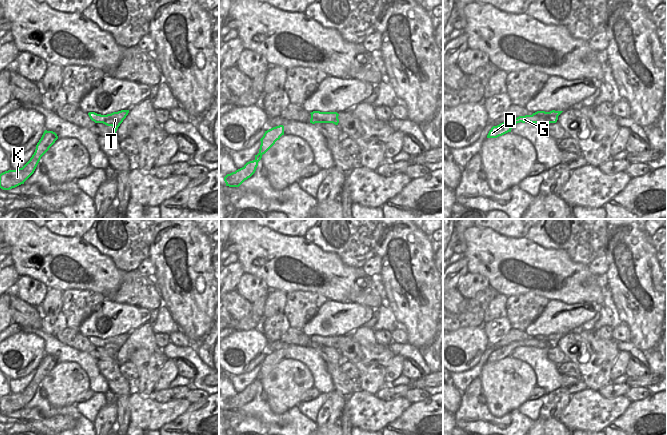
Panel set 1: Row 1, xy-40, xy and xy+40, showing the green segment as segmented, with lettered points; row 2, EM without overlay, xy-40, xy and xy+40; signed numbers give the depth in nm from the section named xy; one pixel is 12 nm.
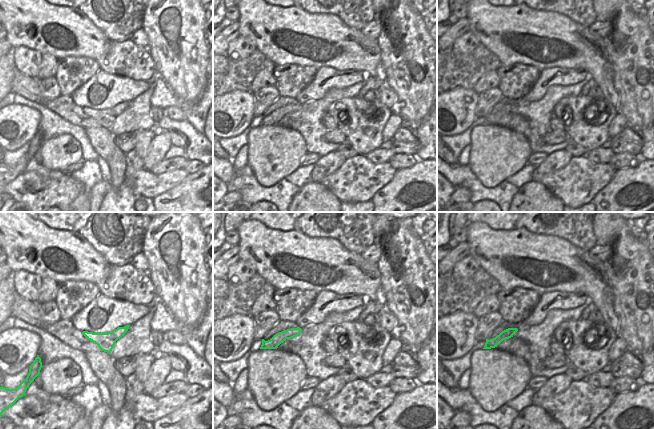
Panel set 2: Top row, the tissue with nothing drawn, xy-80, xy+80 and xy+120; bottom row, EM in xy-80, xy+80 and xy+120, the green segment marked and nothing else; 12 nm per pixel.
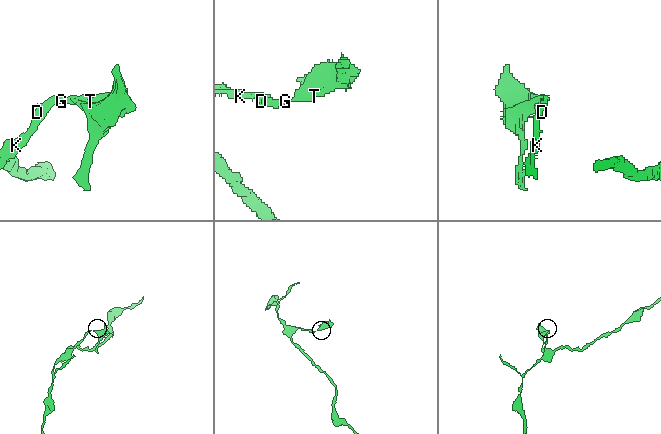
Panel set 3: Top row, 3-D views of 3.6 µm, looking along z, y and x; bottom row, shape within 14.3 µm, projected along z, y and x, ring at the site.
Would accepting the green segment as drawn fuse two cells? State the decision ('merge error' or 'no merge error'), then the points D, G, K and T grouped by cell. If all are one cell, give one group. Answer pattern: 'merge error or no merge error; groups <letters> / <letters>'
no merge error; groups D G K T

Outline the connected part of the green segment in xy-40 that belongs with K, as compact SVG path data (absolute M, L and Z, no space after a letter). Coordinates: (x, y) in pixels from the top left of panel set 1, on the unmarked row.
M45 354L41 363L36 369L36 373L30 384L17 394L8 394L0 398L0 412L10 414L24 406L34 397L41 381L55 367L58 360L53 355Z

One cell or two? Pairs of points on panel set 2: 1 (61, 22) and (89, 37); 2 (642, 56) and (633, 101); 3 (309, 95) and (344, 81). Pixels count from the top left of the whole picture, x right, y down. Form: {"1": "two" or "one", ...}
{"1": "one", "2": "one", "3": "one"}

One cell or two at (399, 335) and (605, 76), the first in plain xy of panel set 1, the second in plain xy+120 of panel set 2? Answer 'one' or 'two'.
one

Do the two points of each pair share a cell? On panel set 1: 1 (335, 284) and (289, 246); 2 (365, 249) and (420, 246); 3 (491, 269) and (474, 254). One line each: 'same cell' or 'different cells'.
1: same cell
2: different cells
3: same cell

